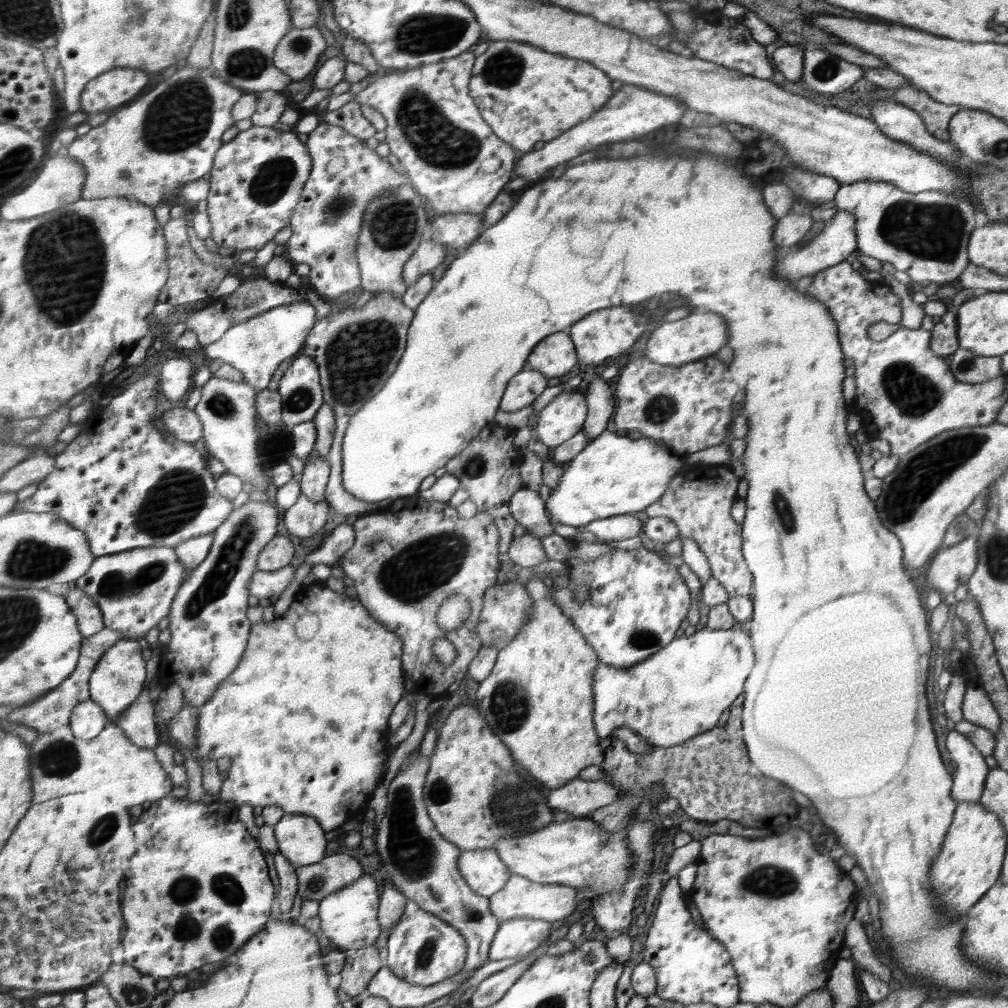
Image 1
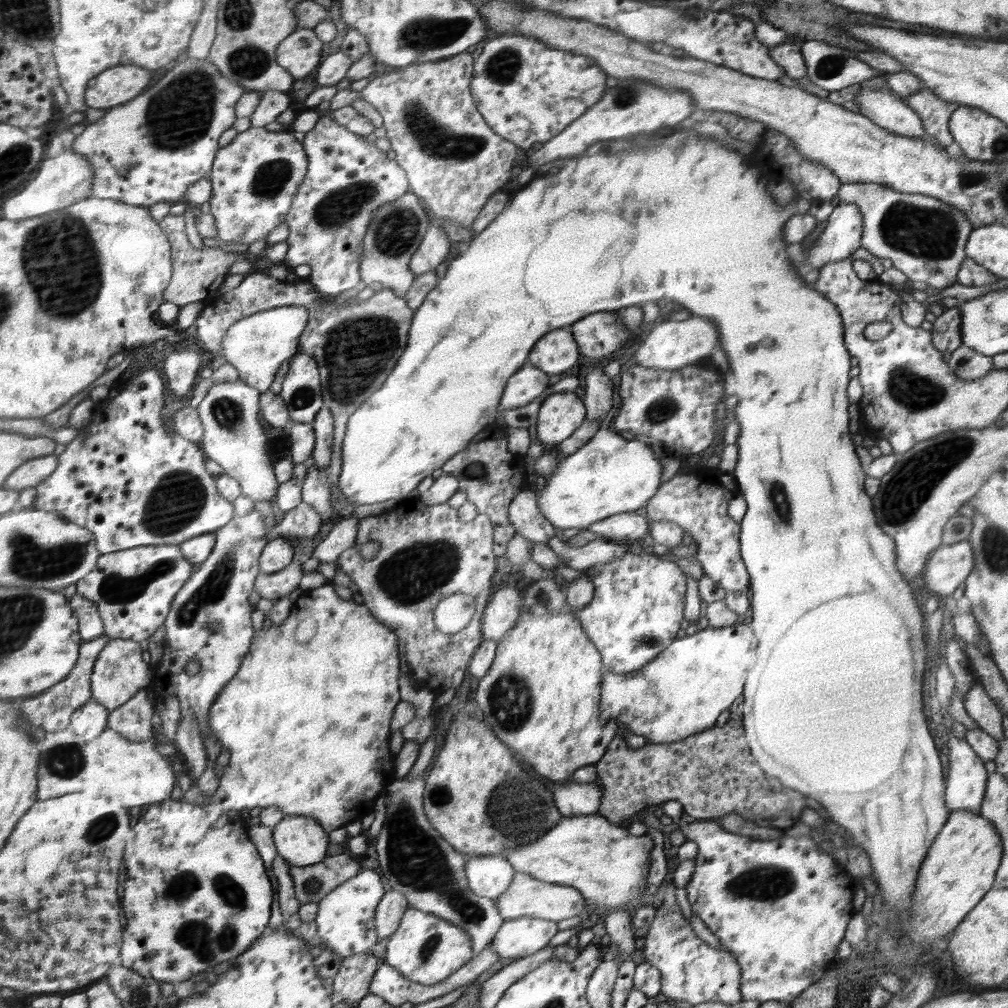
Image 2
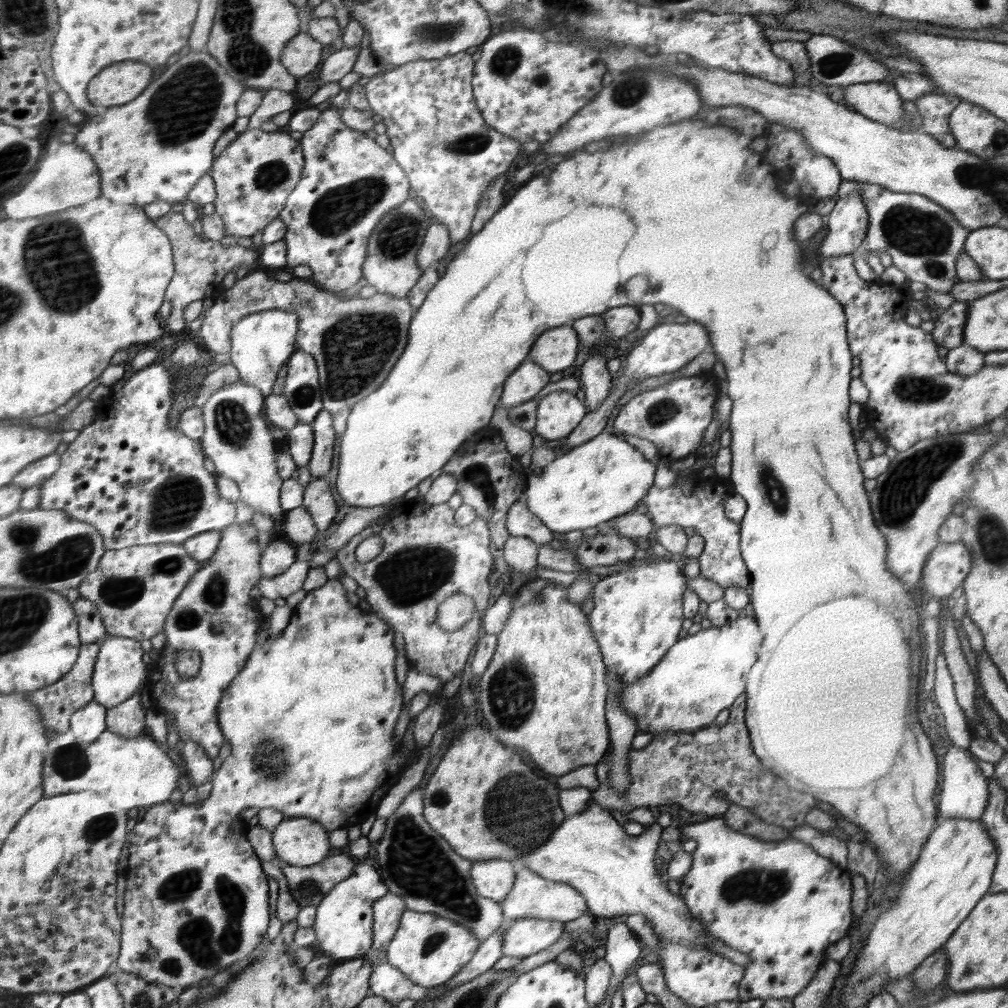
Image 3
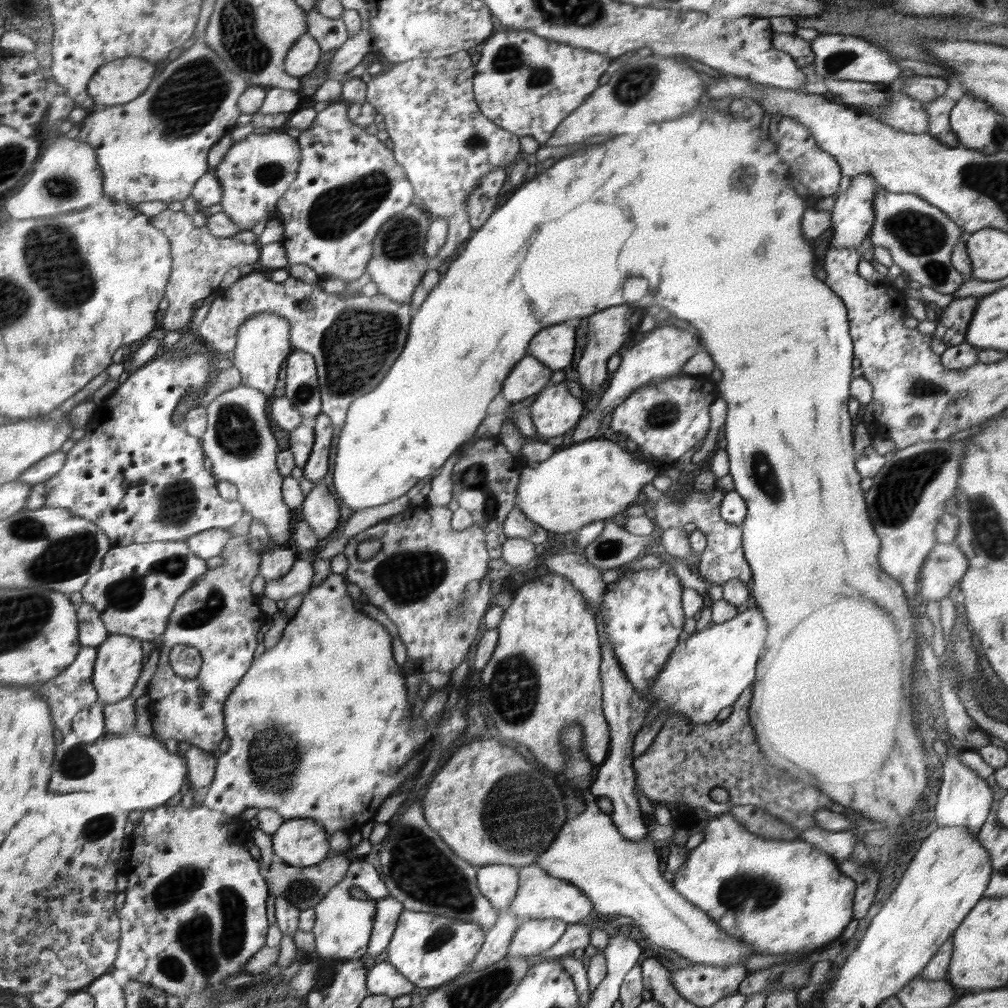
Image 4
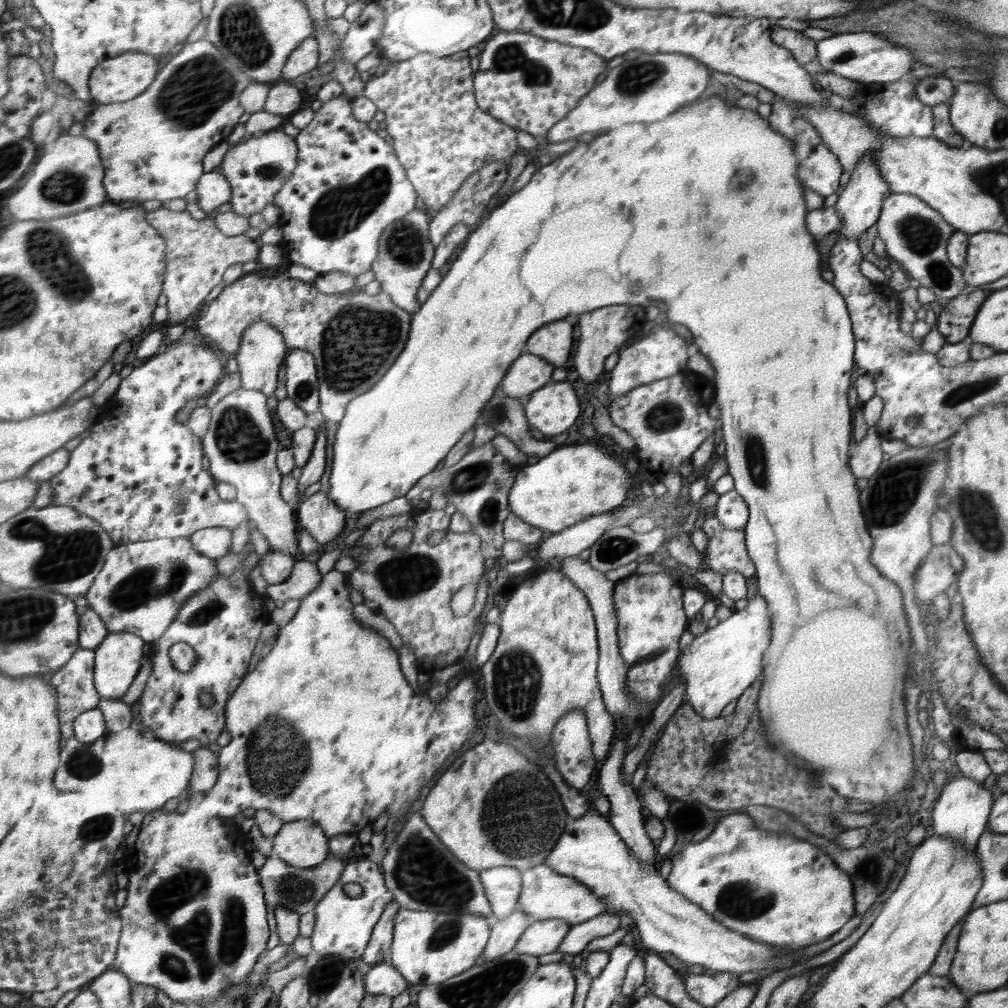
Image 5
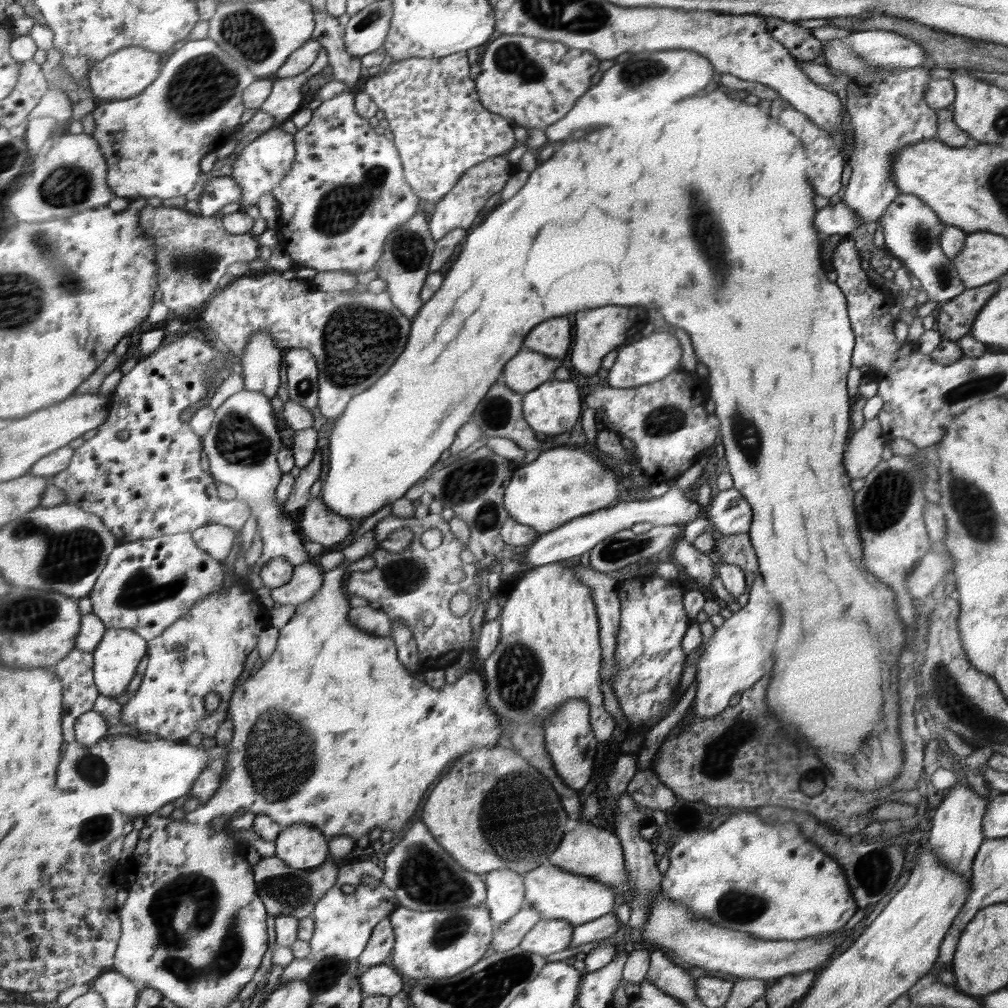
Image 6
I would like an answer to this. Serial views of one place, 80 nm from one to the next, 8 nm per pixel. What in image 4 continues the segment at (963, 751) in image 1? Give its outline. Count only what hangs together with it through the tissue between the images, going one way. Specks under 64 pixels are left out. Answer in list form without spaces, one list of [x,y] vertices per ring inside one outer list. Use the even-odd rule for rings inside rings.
[[[958,755],[947,756],[941,771],[942,784],[938,790],[936,806],[934,807],[938,828],[964,826],[968,832],[977,836],[995,803],[992,790],[986,784],[985,779],[978,776],[977,772],[962,764]]]

